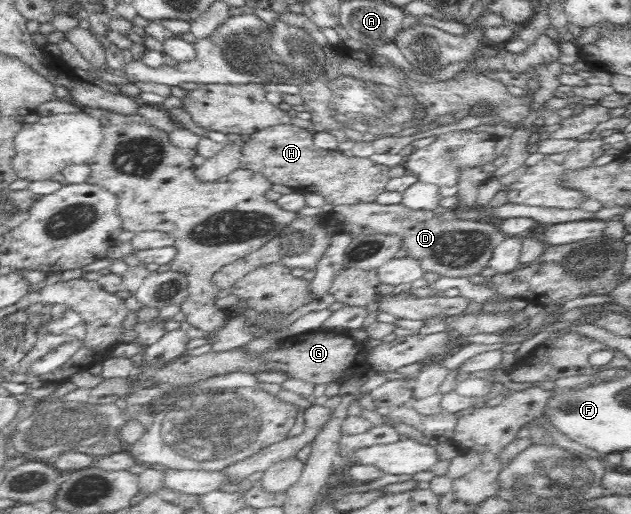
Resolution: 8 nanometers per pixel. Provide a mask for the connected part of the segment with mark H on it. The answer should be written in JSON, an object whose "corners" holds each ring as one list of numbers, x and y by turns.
{"corners":[[277,124,264,128,250,135,241,148,241,160,239,169,253,170,261,173,271,184,283,184,296,191,311,190,321,194,325,202,334,206,357,204,365,200,375,202,377,196,386,190,390,168,379,162,373,162,369,158,353,157,346,151,325,151,313,145,313,133,291,124]]}

